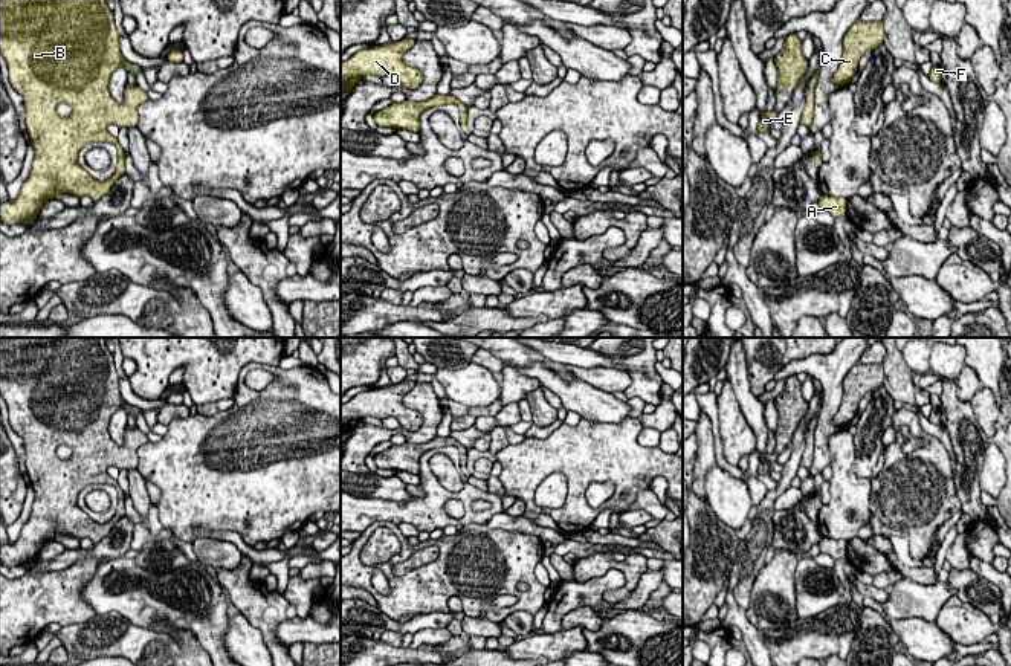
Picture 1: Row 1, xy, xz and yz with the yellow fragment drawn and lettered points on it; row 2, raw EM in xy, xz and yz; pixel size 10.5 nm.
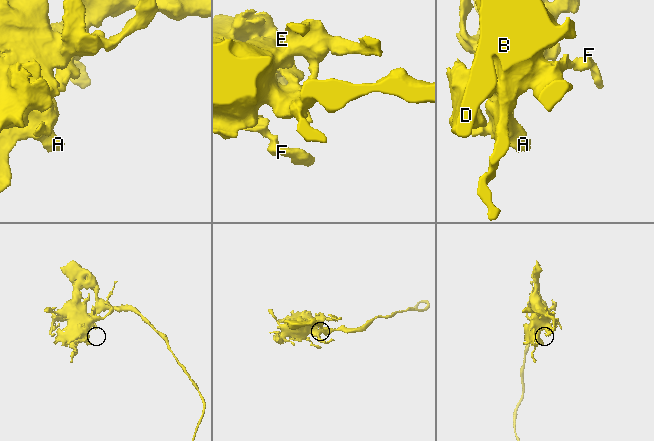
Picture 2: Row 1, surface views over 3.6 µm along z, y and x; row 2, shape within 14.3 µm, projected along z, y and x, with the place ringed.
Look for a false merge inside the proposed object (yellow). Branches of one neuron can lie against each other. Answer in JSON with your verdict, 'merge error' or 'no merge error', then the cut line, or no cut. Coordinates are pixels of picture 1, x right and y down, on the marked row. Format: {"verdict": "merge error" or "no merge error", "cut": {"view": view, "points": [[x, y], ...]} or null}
{"verdict": "no merge error", "cut": null}

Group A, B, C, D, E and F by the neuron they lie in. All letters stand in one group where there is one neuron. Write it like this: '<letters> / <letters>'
A B C D E F

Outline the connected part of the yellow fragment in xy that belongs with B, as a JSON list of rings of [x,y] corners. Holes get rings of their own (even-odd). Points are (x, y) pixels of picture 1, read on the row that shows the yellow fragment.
[[[0,0],[0,53],[8,63],[12,87],[24,98],[26,127],[35,150],[29,179],[18,197],[0,205],[2,223],[32,223],[44,202],[58,199],[60,192],[101,200],[125,173],[124,148],[107,127],[137,127],[137,107],[150,99],[148,92],[128,82],[122,104],[110,95],[110,76],[119,66],[133,70],[136,76],[142,69],[122,57],[107,0]],[[61,102],[72,107],[67,118],[57,113]],[[90,142],[111,142],[118,147],[116,171],[104,182],[93,179],[78,163],[79,150]]]

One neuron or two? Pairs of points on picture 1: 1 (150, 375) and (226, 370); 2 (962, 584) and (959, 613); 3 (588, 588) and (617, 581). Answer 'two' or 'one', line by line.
1: one
2: two
3: one

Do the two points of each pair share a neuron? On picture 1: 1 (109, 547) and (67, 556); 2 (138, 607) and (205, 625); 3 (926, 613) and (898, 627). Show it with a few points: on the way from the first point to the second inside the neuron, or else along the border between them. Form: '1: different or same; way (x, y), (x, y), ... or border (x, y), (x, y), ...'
1: same; way (98, 550), (78, 553)
2: same; way (155, 607), (167, 607), (188, 617)
3: different; border (886, 614), (894, 619), (926, 619), (935, 623)

